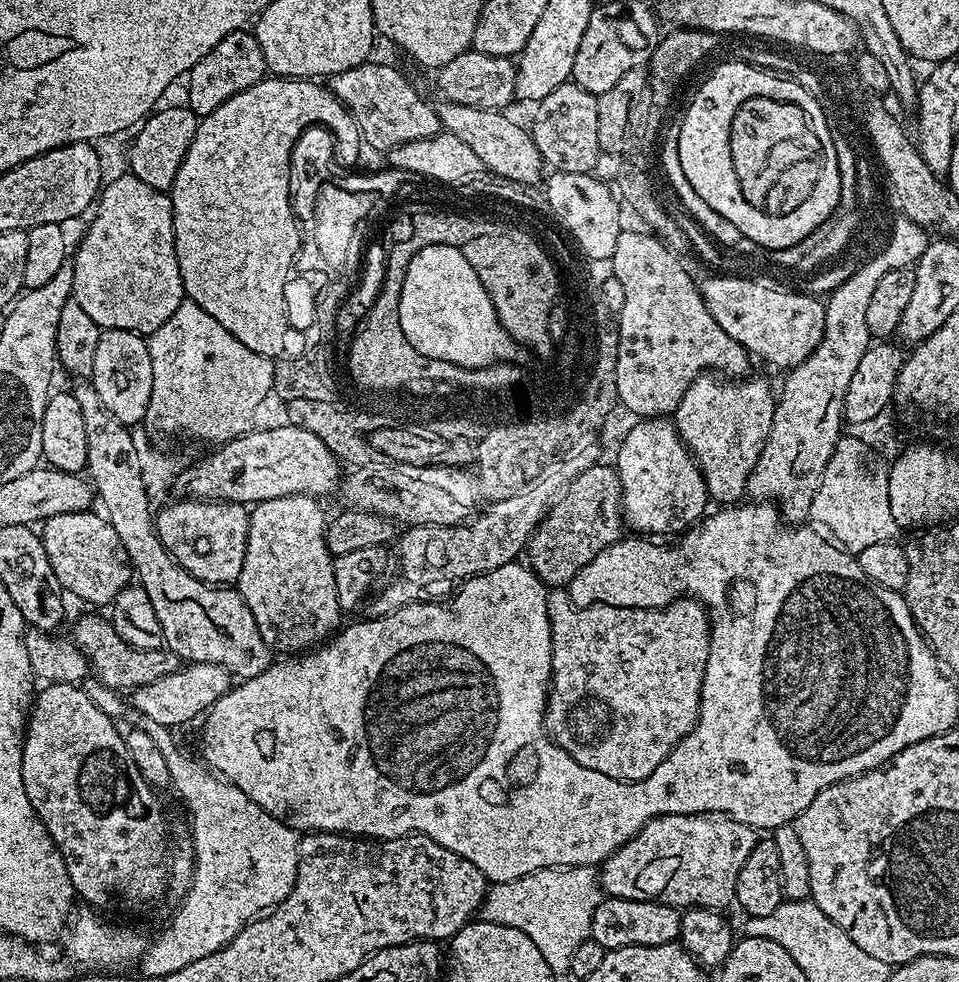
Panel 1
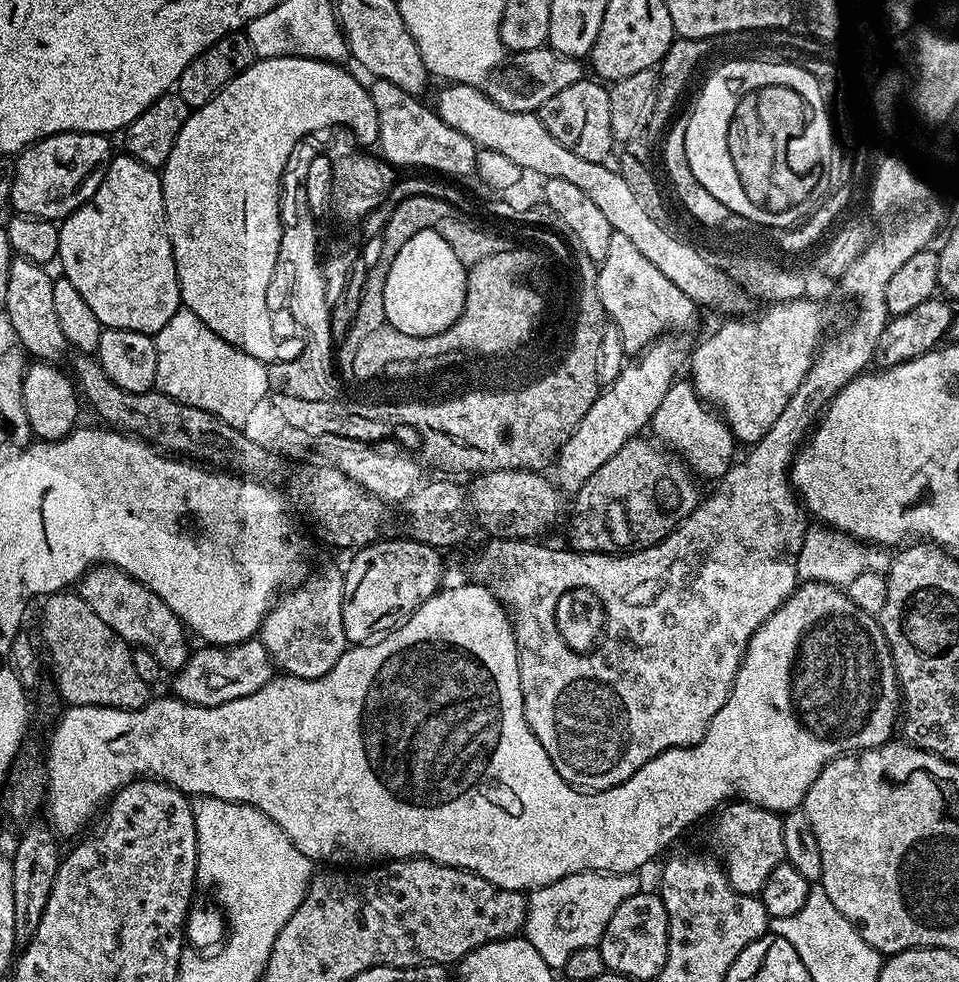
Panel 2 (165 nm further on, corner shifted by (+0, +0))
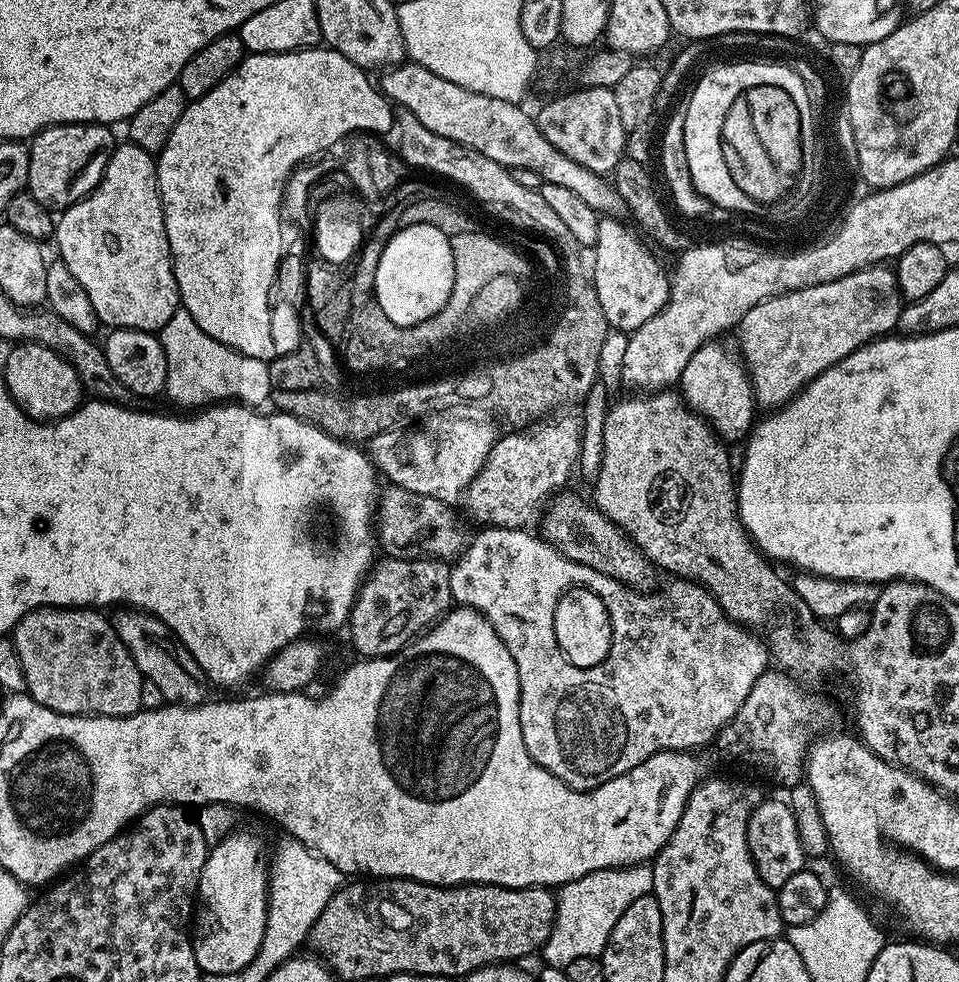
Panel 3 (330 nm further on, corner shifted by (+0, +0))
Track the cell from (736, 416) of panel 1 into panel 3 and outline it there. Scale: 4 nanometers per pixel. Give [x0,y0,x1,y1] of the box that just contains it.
[738,266,906,406]

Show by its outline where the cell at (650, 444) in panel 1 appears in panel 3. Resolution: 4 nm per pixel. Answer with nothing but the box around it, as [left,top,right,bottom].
[678,342,758,441]

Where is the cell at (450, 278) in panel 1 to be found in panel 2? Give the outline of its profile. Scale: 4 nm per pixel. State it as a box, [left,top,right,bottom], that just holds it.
[384,227,467,336]

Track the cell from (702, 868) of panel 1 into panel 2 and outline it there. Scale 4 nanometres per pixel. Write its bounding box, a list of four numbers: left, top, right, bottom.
[716,802,785,896]

